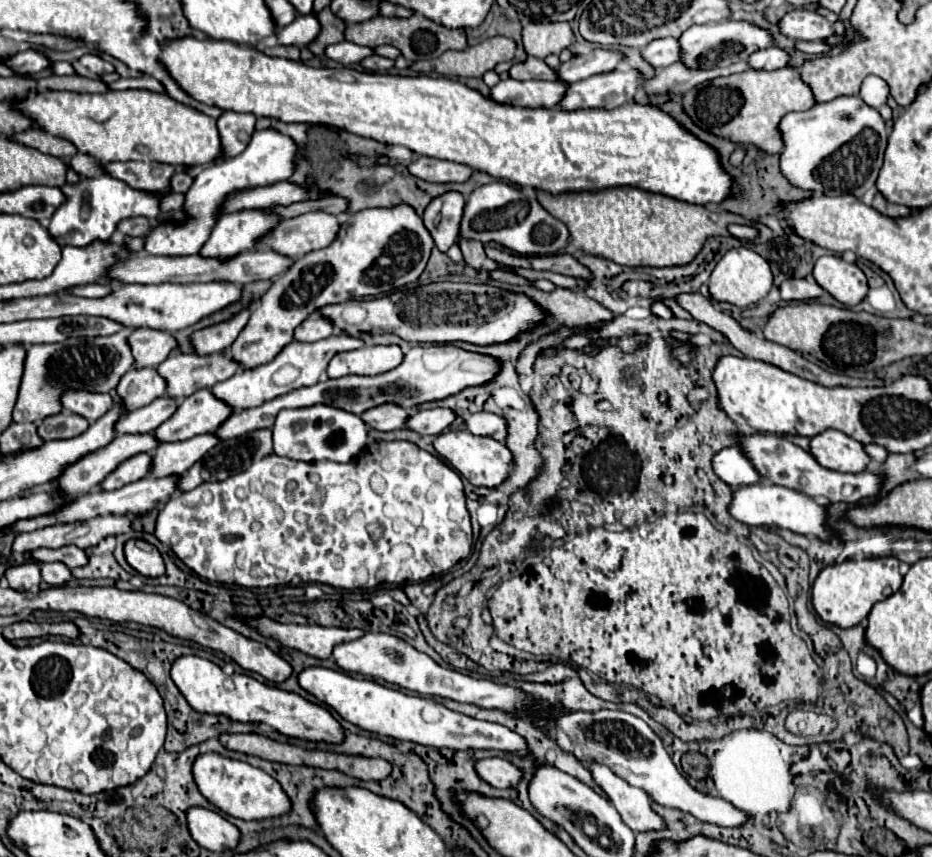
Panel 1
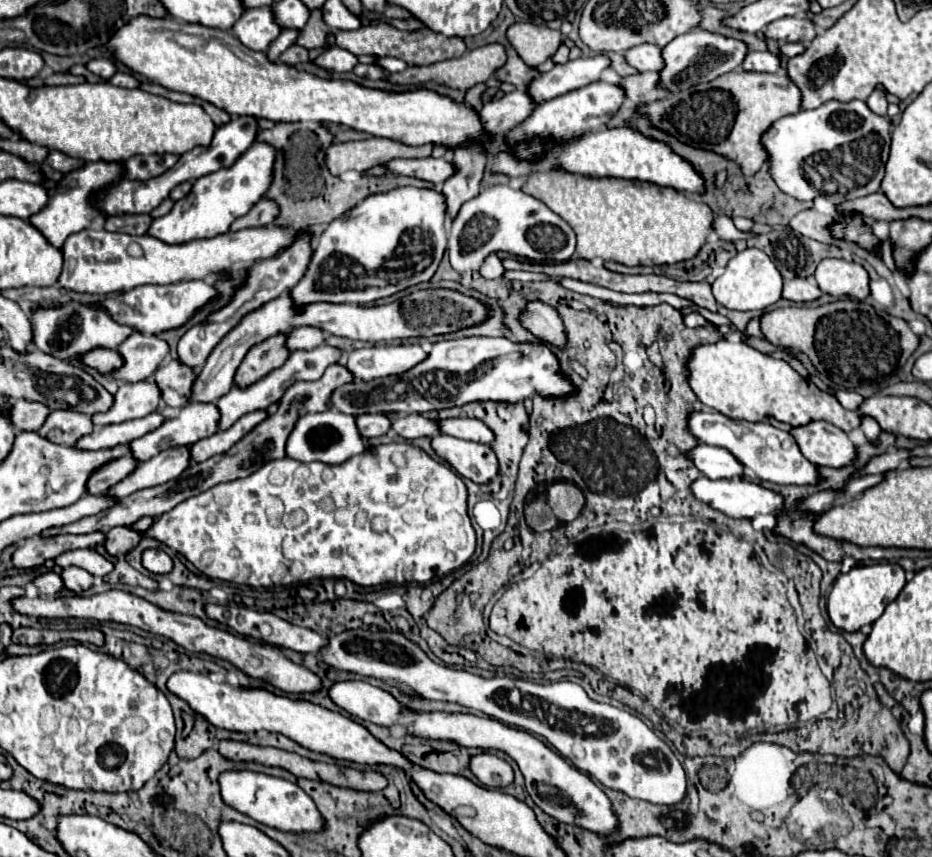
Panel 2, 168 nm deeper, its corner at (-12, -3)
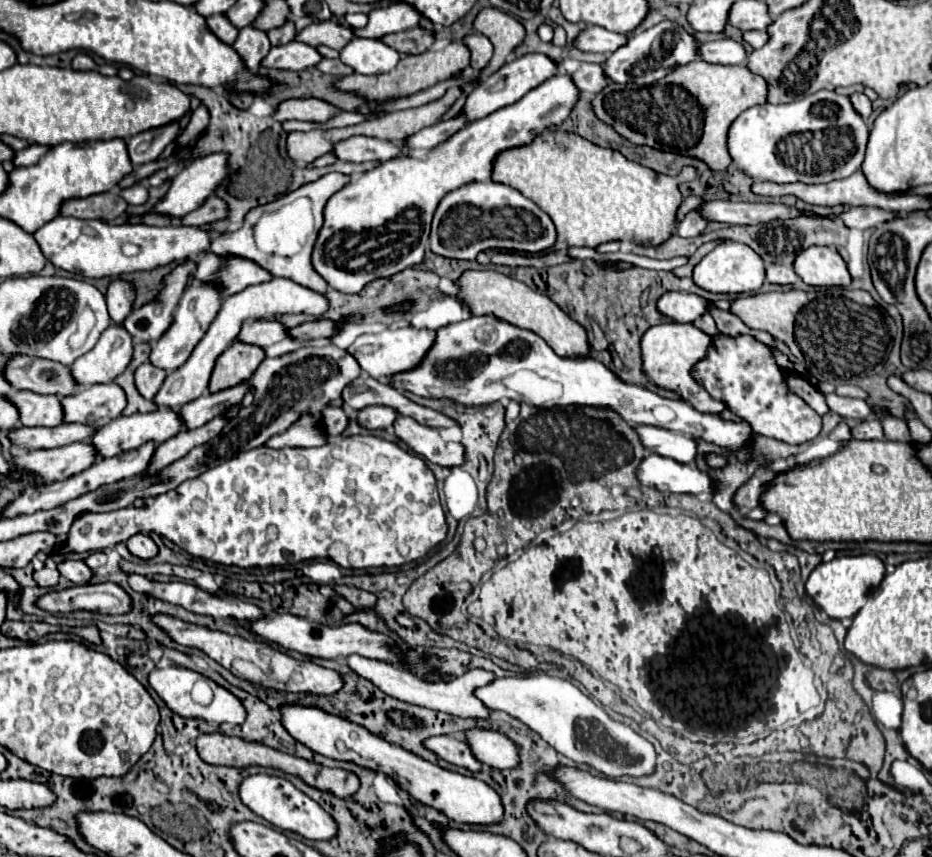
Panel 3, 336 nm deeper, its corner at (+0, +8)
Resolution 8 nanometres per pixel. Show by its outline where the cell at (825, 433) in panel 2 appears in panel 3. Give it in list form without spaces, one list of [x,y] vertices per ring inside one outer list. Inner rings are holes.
[[[717,334],[707,360],[695,366],[695,378],[713,398],[723,400],[729,410],[747,420],[761,436],[771,436],[787,444],[803,444],[815,440],[823,428],[821,416],[787,390],[787,384],[783,384],[783,370],[775,364],[765,344],[751,336]]]

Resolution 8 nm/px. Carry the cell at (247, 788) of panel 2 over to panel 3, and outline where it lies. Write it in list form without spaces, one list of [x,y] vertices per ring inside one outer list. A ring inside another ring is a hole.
[[[273,774],[247,776],[239,784],[239,798],[249,810],[253,810],[257,816],[265,818],[269,824],[281,830],[297,832],[303,838],[311,838],[311,840],[329,840],[337,834],[335,820],[315,800],[311,800],[307,794],[297,790],[289,780],[281,776],[273,776]]]

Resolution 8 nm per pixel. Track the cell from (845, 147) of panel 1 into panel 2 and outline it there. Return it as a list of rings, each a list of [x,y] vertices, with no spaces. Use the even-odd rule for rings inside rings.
[[[827,101],[823,107],[811,111],[797,111],[795,115],[787,115],[777,119],[763,133],[763,149],[767,151],[767,165],[777,187],[799,199],[813,201],[819,195],[825,195],[831,203],[841,203],[847,199],[865,197],[879,191],[881,179],[885,175],[885,163],[889,157],[891,143],[891,123],[887,117],[875,115],[863,101]]]

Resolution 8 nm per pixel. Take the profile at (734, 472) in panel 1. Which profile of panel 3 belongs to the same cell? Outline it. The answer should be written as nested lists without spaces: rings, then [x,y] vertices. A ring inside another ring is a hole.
[[[635,428],[651,454],[673,458],[681,464],[695,464],[697,442],[691,436],[685,436],[683,432],[667,432],[665,428]]]

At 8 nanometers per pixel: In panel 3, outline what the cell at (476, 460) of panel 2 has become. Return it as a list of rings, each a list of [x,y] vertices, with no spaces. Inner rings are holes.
[[[399,416],[393,424],[395,434],[413,448],[419,456],[435,462],[439,466],[463,466],[465,464],[465,446],[461,442],[447,442],[437,428],[423,426],[407,416]]]

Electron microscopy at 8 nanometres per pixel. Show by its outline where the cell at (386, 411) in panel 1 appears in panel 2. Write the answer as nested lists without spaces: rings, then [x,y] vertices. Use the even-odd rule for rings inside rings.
[[[357,415],[355,423],[365,439],[385,435],[391,429],[391,421],[385,415]]]

